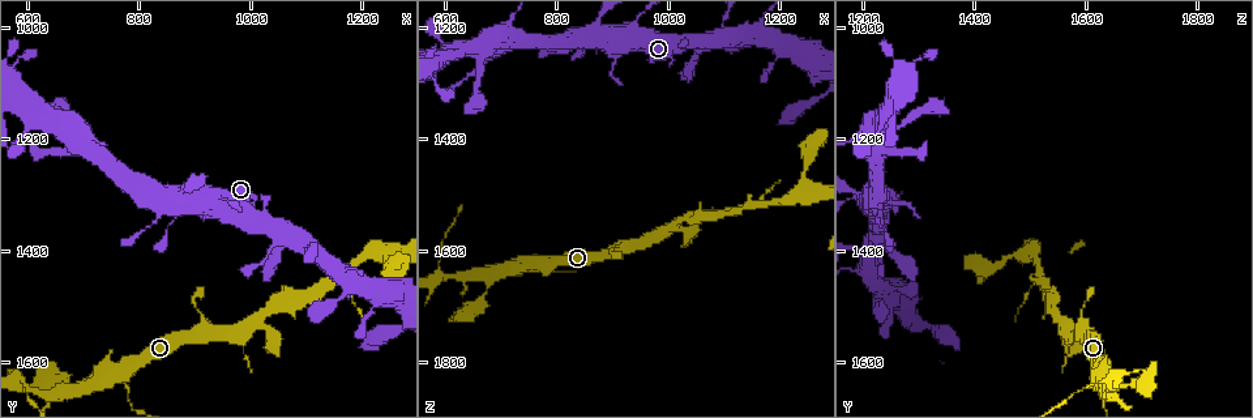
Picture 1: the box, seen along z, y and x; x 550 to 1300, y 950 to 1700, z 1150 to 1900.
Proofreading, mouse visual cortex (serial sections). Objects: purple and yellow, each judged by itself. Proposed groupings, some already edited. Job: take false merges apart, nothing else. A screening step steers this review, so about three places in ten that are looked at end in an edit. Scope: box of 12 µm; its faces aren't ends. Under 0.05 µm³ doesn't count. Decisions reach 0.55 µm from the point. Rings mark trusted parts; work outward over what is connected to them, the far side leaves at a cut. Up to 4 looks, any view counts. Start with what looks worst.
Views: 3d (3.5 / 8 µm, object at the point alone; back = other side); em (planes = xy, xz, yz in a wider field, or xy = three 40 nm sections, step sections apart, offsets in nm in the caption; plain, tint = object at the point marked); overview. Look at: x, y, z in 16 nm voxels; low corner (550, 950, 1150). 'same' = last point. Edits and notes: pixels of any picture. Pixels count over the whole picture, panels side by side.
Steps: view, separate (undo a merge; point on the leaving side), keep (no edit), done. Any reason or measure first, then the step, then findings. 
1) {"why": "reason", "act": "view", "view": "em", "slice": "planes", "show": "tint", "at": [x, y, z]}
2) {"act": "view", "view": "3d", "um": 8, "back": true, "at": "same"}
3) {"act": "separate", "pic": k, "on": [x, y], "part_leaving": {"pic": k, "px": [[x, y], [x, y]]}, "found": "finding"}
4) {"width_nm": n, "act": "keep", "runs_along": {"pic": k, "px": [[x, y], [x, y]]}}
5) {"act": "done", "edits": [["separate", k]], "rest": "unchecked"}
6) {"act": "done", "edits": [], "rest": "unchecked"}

{"act": "view", "view": "3d", "um": 3.5, "at": [1055, 1385, 1240]}

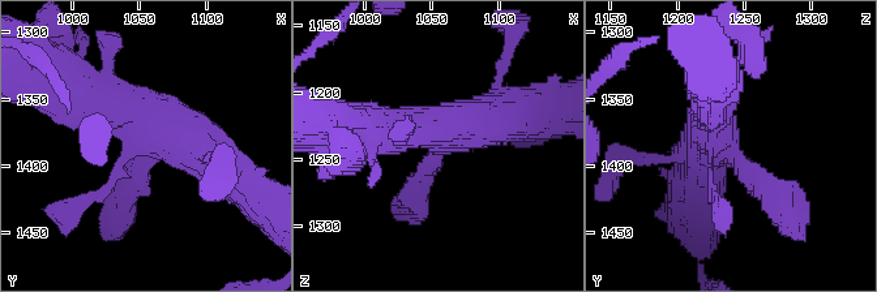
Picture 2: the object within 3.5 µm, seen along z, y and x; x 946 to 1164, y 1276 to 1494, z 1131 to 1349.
{"act": "view", "view": "em", "slice": "xy", "step": 5, "show": "tint", "at": [1060, 1390, 1240]}

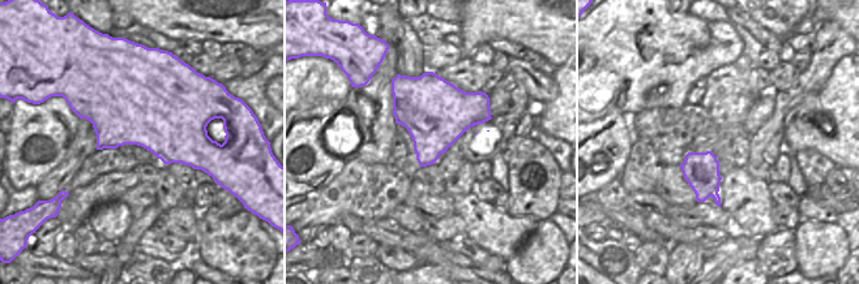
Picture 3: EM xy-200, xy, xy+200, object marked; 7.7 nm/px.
{"act": "keep", "runs_along": {"pic": 2, "px": [[82, 91], [183, 132], [231, 176]]}, "found": "one cell here"}

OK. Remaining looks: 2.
{"why": "abrupt turn", "act": "view", "view": "em", "slice": "xy", "step": 5, "show": "tint", "at": [920, 1550, 1600]}

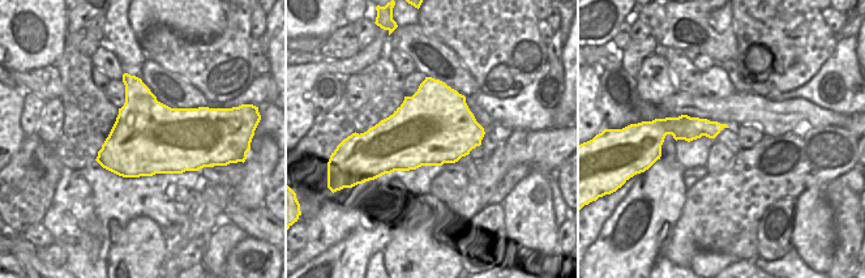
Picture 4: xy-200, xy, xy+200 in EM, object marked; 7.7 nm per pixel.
{"why": "wider look", "act": "view", "view": "3d", "um": 3.5, "at": "same"}

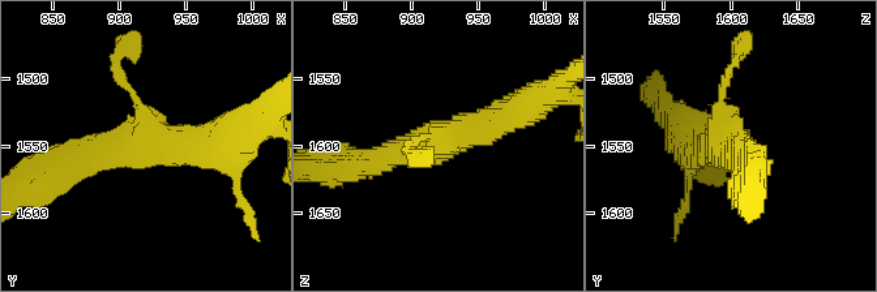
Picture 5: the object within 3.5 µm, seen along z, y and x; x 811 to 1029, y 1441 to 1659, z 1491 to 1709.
{"act": "keep", "runs_along": {"pic": 5, "px": [[359, 164], [514, 111]]}, "found": "continuous, no second cell"}

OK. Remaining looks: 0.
{"act": "done", "edits": [], "rest": "unchecked"}

